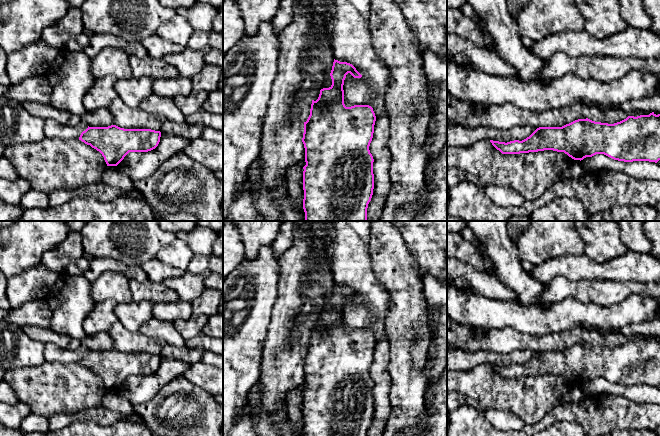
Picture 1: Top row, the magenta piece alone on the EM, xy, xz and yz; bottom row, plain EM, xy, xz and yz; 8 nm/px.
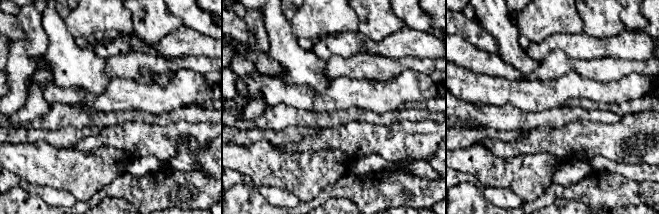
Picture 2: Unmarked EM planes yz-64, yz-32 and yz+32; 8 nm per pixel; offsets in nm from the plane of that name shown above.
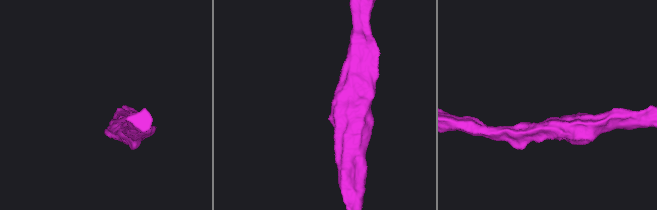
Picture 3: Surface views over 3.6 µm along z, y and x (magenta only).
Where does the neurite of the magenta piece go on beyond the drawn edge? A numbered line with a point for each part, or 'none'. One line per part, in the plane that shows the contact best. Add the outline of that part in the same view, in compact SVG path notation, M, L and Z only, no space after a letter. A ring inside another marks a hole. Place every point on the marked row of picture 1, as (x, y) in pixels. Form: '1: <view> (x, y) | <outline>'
none

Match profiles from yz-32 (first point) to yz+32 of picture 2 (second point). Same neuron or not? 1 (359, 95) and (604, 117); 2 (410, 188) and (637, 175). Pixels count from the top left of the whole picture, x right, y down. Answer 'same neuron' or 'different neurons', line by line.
1: different neurons
2: different neurons

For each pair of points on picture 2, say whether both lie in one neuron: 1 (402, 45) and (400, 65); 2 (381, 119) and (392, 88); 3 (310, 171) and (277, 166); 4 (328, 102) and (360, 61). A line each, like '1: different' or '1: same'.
1: different
2: different
3: same
4: different

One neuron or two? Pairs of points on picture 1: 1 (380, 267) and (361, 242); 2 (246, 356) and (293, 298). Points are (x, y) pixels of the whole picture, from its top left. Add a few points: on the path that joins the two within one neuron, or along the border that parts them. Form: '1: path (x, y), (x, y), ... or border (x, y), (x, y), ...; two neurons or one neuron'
1: border (370, 231), (369, 253), (371, 268), (376, 277); two neurons
2: border (272, 308), (261, 354); two neurons

